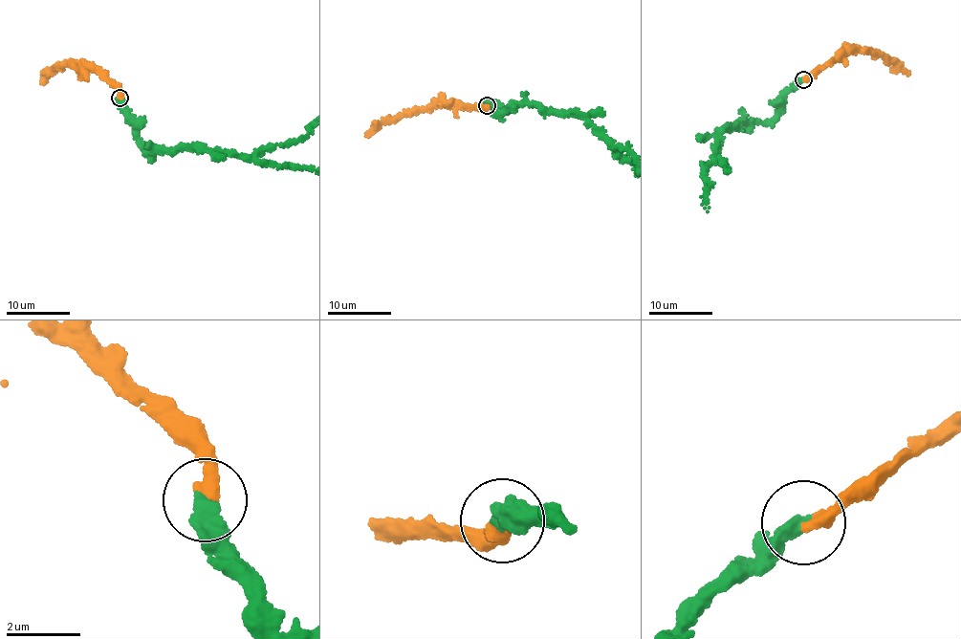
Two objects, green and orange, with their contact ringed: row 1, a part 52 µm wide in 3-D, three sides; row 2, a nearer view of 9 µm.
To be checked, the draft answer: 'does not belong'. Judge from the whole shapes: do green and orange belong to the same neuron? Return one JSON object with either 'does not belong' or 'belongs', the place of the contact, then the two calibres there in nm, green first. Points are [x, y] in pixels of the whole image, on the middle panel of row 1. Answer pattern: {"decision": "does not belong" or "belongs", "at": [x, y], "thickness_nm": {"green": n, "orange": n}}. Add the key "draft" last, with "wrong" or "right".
{"decision": "belongs", "at": [487, 105], "thickness_nm": {"green": 480, "orange": 360}, "draft": "wrong"}

